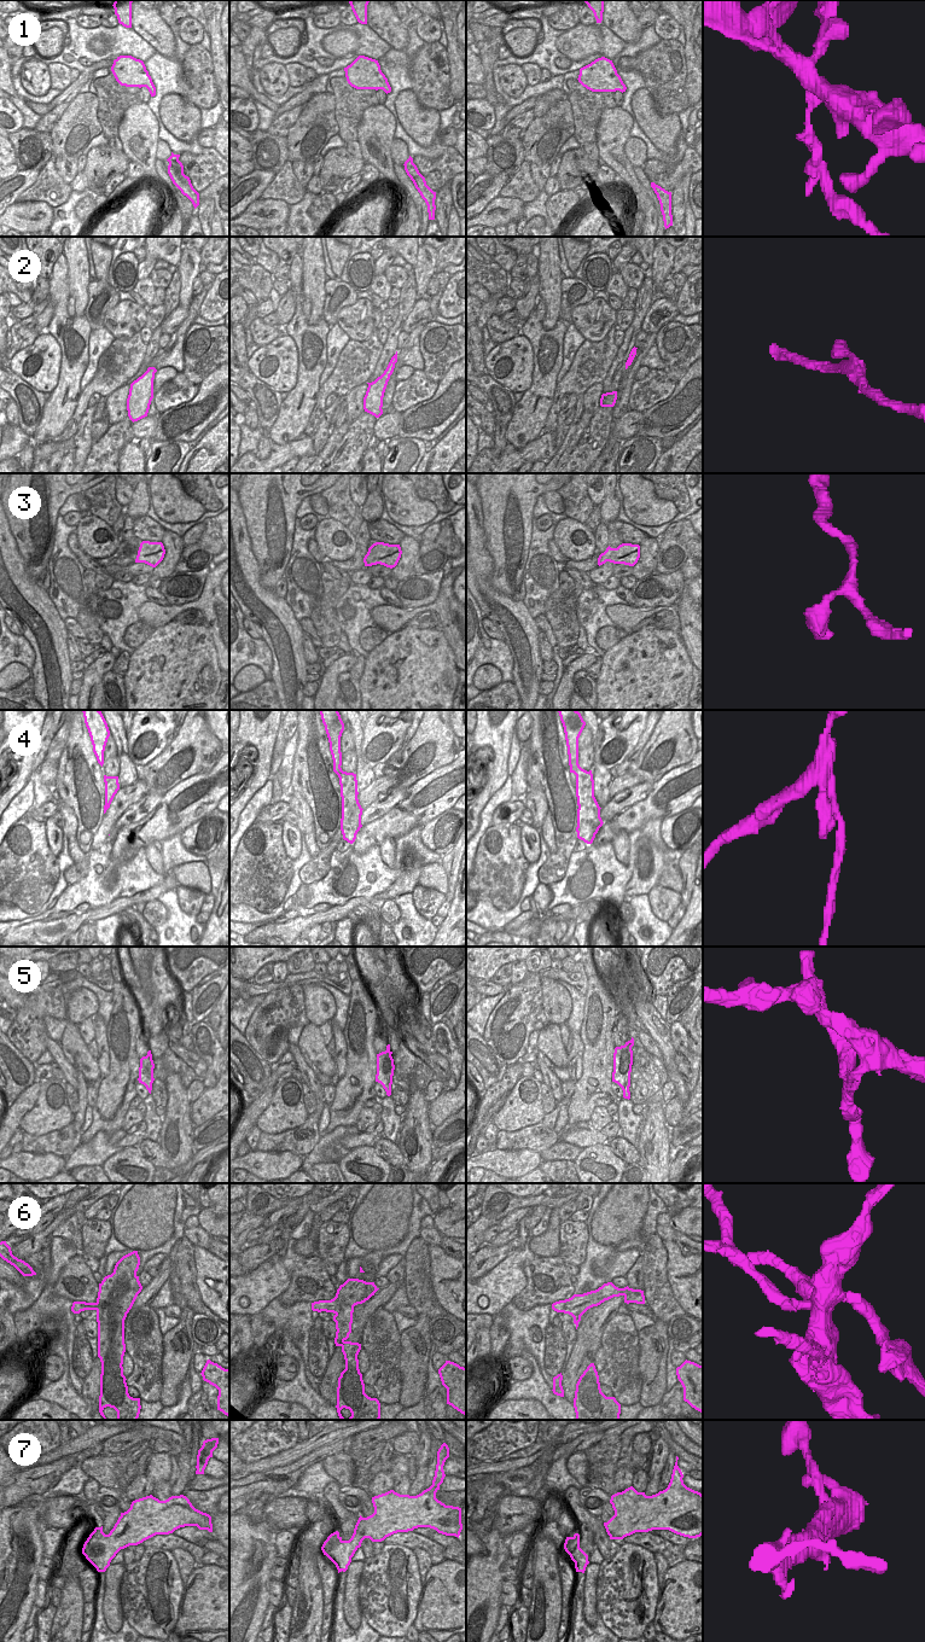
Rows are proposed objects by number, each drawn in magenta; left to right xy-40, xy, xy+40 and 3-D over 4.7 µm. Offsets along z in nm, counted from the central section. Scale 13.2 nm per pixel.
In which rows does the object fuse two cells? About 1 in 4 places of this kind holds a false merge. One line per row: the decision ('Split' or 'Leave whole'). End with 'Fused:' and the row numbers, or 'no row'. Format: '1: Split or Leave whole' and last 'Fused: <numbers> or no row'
1: Split
2: Leave whole
3: Leave whole
4: Split
5: Split
6: Split
7: Leave whole
Fused: 1, 4, 5, 6

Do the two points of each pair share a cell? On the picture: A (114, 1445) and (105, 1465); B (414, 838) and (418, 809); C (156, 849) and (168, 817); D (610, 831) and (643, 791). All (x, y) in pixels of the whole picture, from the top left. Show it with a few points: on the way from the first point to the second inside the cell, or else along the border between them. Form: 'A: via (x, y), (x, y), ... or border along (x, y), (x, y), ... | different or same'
A: border along (102, 1453), (114, 1454) | different
B: border along (422, 825), (417, 825), (405, 834), (394, 838) | different
C: border along (161, 840), (153, 840), (145, 848) | different
D: border along (652, 787), (645, 798), (606, 821) | different

